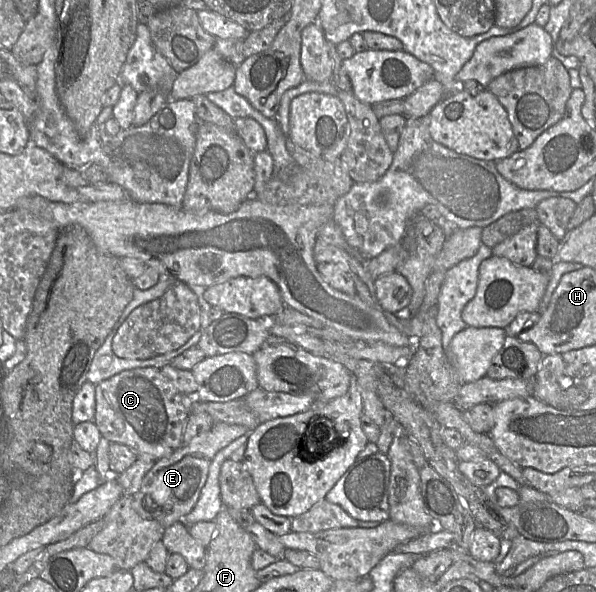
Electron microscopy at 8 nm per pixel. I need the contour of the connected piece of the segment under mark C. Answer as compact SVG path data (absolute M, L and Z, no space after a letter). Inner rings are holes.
M143 367L124 370L95 386L95 417L101 437L109 442L124 444L137 456L150 455L155 460L170 456L183 443L183 432L189 416L193 396L180 392L175 385L163 375L161 369Z

